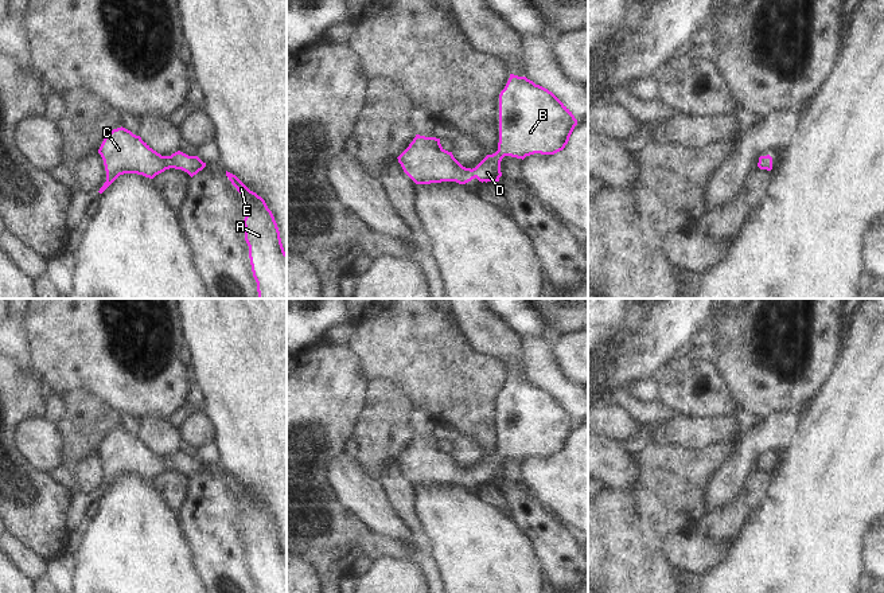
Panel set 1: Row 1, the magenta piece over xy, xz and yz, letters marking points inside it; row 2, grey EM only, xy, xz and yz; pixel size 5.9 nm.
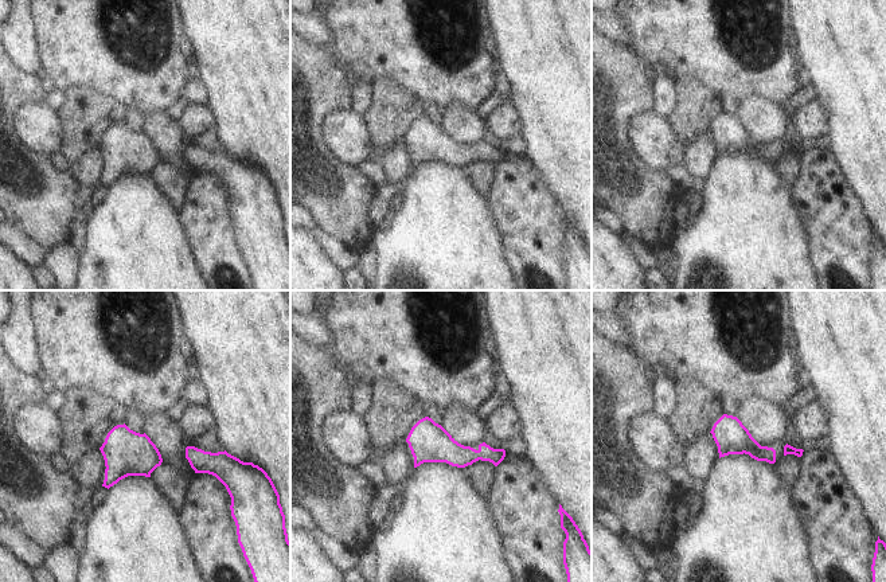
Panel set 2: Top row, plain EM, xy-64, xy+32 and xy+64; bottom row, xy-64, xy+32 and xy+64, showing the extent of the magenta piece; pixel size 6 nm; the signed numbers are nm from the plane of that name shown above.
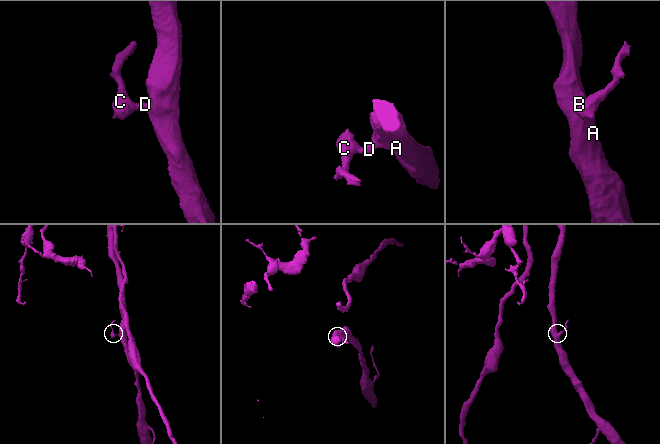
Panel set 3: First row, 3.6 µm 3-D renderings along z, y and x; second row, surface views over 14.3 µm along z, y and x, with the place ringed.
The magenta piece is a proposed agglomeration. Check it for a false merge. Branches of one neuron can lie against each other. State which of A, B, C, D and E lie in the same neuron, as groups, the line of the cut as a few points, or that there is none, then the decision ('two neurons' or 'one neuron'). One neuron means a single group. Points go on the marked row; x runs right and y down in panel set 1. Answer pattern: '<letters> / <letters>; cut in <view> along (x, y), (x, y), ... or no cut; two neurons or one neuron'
A B C D E; no cut; one neuron

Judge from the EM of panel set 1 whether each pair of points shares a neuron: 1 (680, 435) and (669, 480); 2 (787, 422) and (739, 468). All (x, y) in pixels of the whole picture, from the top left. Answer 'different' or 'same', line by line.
1: different
2: same

